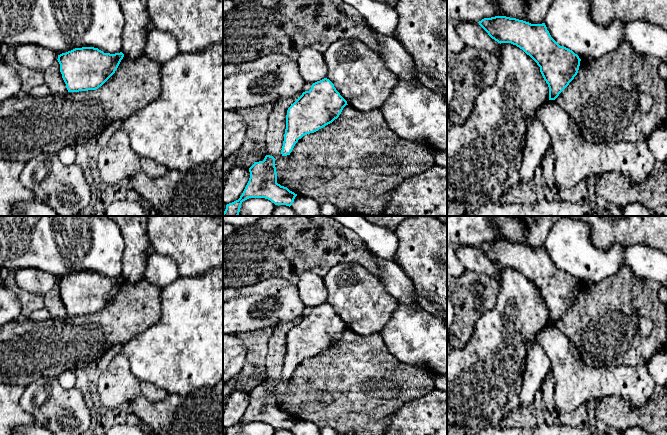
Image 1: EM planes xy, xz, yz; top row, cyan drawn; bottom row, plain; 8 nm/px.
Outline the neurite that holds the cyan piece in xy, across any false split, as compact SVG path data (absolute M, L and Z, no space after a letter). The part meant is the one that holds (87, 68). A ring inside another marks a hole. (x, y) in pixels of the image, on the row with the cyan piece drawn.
M75 48L58 55L60 72L68 92L96 90L117 70L124 54L104 53L98 48Z

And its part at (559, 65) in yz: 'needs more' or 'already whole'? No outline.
already whole

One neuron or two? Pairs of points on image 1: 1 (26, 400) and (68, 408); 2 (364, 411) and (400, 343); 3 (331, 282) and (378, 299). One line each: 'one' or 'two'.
1: one
2: two
3: one

